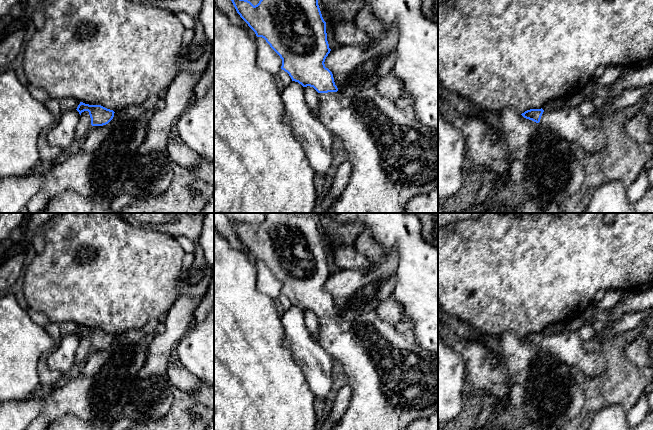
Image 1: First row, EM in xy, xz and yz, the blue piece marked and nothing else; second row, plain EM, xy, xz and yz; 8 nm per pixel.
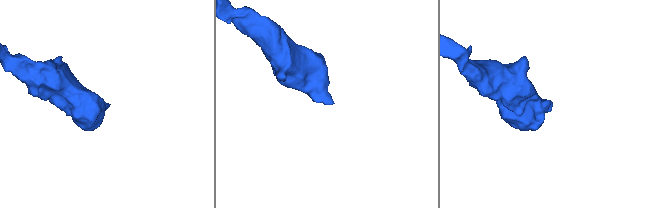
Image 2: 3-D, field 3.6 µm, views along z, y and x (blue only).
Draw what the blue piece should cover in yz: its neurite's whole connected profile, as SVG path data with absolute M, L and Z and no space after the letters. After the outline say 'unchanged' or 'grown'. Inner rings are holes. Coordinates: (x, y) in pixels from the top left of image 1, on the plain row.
M579 331L544 335L530 333L521 338L524 342L541 348L558 358L567 366L575 366L586 379L596 377L606 366L606 357L601 350L587 352Z; grown

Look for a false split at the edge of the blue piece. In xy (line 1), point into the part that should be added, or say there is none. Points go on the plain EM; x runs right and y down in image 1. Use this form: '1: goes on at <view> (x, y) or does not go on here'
1: does not go on here

